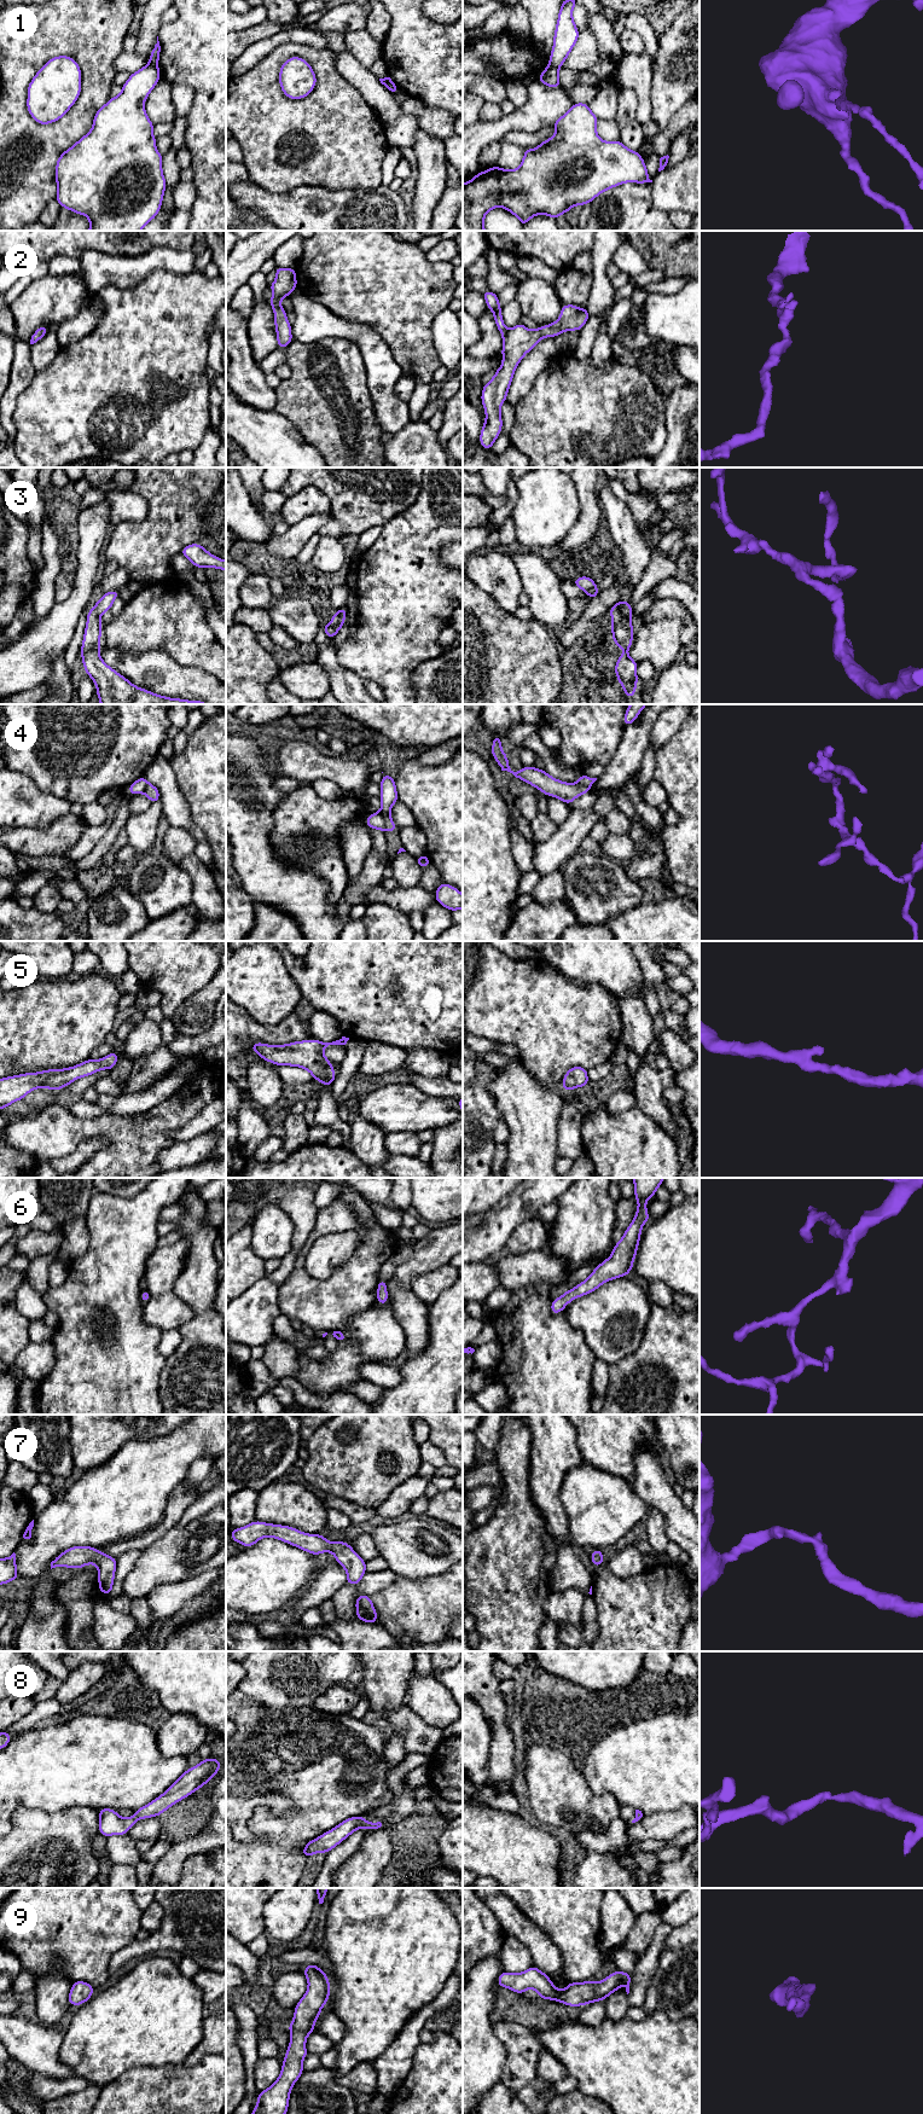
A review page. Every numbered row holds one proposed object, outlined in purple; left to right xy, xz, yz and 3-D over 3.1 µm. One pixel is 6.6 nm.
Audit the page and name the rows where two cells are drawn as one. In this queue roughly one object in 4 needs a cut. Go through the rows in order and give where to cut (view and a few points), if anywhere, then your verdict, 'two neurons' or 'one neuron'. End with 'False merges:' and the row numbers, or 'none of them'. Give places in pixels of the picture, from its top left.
1: cut in yz along (549, 63), (558, 68); two neurons
2: no cut; one neuron
3: no cut; one neuron
4: cut in xz along (379, 812), (387, 830); two neurons
5: no cut; one neuron
6: no cut; one neuron
7: no cut; one neuron
8: no cut; one neuron
9: no cut; one neuron
False merges: 1, 4

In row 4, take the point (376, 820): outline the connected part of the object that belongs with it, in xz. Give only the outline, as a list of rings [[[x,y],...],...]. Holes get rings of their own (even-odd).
[[[381,812],[368,814],[366,819],[366,824],[368,829],[378,829],[383,832],[387,832],[385,819],[381,814]]]

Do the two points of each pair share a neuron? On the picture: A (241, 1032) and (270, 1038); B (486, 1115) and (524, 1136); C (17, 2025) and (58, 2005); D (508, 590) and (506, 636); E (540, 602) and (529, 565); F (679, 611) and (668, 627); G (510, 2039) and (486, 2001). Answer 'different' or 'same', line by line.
A: same
B: different
C: different
D: different
E: same
F: different
G: different

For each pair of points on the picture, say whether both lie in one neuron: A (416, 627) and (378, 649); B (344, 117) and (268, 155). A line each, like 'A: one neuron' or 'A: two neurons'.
A: one neuron
B: one neuron

